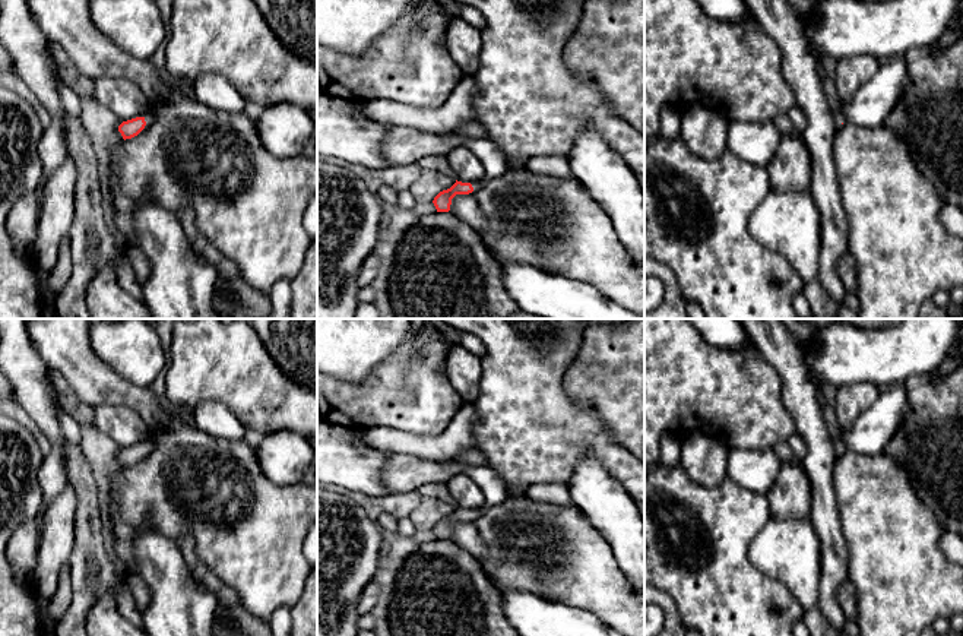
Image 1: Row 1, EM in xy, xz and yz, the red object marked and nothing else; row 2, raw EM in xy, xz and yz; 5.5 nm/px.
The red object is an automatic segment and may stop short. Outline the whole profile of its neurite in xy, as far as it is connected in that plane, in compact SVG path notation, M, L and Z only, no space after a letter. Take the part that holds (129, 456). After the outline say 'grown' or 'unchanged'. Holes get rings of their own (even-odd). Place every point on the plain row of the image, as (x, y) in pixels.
M149 436L143 444L136 444L127 449L123 449L118 453L118 459L121 461L123 466L132 466L137 463L152 447L153 439Z; grown

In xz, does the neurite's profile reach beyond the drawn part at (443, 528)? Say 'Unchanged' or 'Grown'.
Grown

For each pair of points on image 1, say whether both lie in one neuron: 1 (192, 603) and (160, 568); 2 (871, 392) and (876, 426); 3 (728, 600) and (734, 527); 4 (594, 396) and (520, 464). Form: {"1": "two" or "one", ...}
{"1": "one", "2": "two", "3": "one", "4": "two"}

